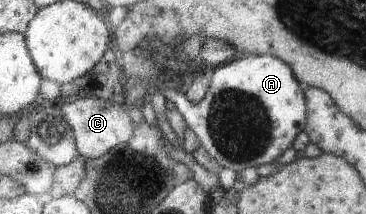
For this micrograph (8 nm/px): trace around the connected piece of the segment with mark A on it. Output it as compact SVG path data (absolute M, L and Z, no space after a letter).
M247 55L247 56L237 56L234 60L223 63L222 65L215 66L214 73L210 82L210 87L207 90L206 96L198 102L198 104L192 104L187 98L184 91L177 91L172 88L167 88L165 83L158 81L152 82L155 84L155 90L159 90L166 100L174 103L176 110L182 114L182 117L186 121L187 126L192 129L192 132L196 134L200 144L204 147L204 150L214 158L220 164L221 167L230 168L230 170L235 170L236 172L242 172L245 168L258 167L261 164L270 164L274 162L284 150L288 150L294 142L294 138L300 134L305 128L305 124L308 122L306 120L306 113L308 112L308 101L304 100L304 92L300 88L300 84L296 82L294 78L295 73L290 65L287 65L285 61L280 60L274 56L270 55Z

